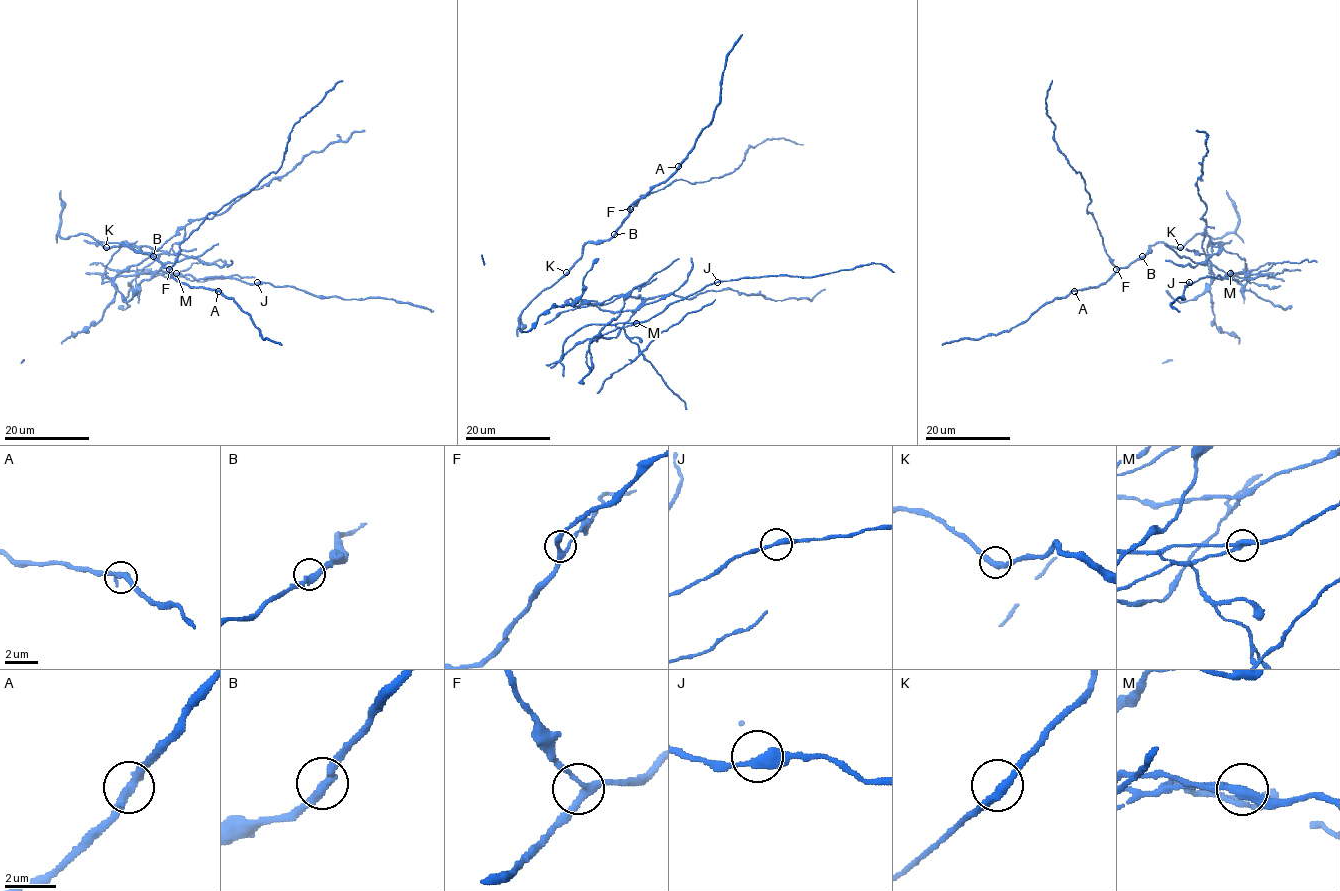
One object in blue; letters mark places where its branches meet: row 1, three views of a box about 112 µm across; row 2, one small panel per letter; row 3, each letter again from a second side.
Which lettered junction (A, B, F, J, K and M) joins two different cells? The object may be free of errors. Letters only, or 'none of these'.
M

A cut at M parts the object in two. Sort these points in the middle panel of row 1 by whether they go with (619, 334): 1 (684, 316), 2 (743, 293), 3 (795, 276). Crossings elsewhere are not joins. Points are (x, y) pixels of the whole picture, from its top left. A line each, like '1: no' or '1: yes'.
1: yes
2: yes
3: no

